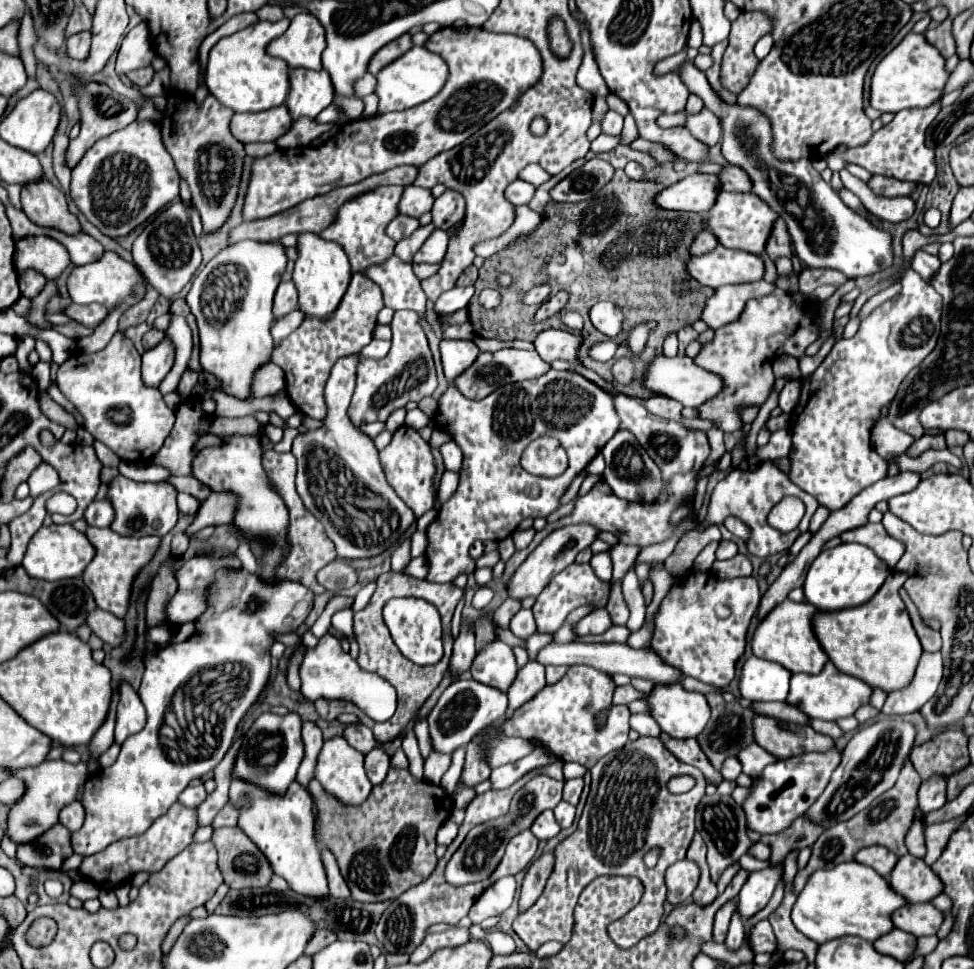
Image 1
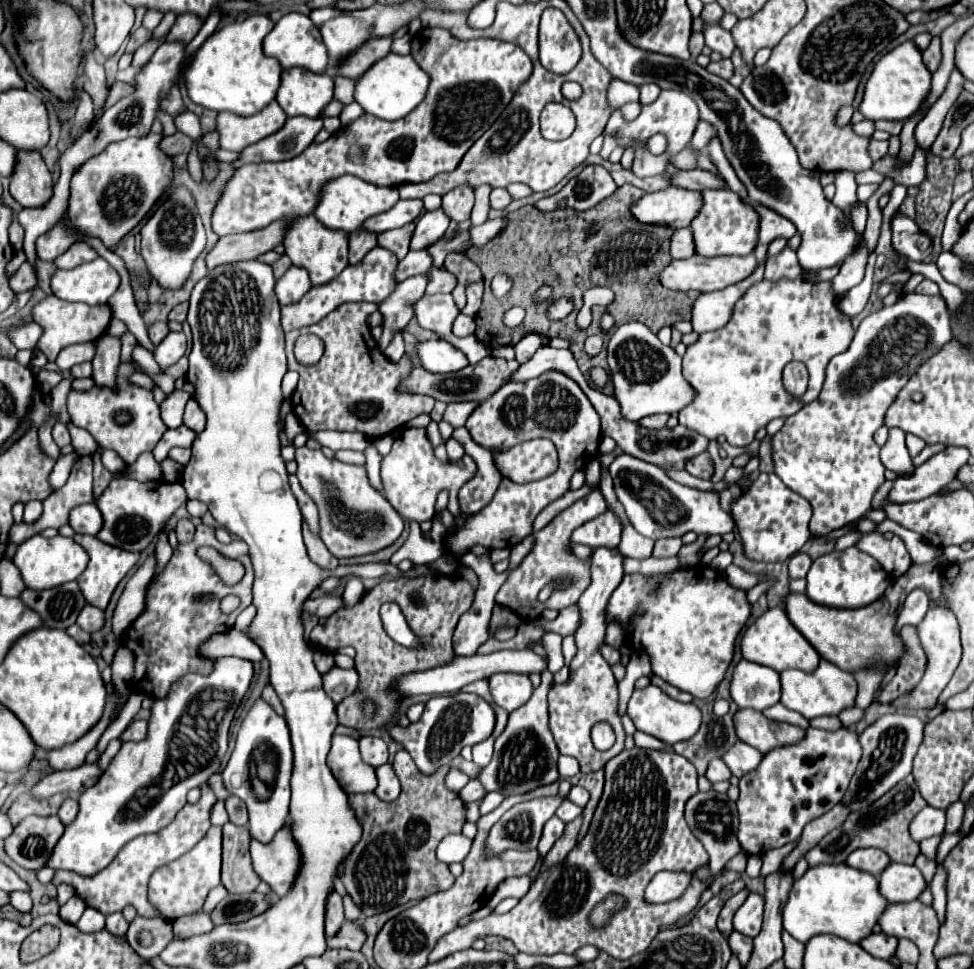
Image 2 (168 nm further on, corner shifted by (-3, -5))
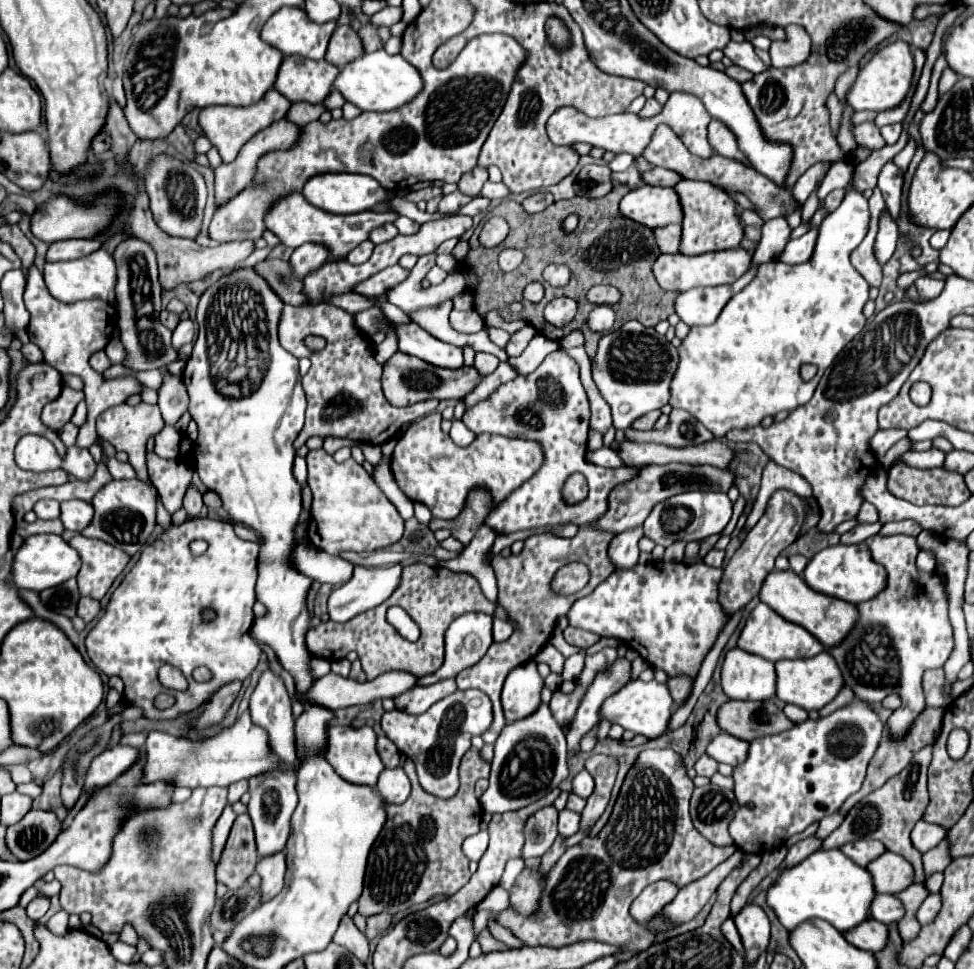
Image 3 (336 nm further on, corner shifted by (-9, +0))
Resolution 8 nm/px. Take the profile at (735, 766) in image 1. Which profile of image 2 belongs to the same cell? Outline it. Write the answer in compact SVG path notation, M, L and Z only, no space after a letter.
M715 758L715 760L711 760L705 776L711 782L723 782L723 780L729 780L733 774L731 774L731 770L727 770L727 764L721 758Z

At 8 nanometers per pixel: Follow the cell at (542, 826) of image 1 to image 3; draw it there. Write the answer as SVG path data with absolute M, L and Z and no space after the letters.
M569 809L559 813L559 835L561 837L571 837L579 831L579 821L581 821L581 813L573 813Z

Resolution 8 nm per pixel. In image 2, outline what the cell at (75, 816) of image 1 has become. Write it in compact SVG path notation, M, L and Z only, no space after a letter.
M67 798L67 800L63 802L63 806L59 808L59 820L61 820L63 824L73 822L73 820L77 818L77 814L79 814L79 804L77 804L77 800Z

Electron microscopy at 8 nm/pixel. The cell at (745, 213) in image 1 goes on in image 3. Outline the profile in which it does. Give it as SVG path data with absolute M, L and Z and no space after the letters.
M681 179L673 189L679 195L683 209L683 221L681 221L683 231L679 253L701 255L709 251L739 247L739 241L743 239L743 225L735 213L733 199L723 189L717 189L715 185L709 185L705 181L689 181L689 179Z

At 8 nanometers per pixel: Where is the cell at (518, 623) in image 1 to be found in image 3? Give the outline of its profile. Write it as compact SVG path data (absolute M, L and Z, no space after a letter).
M497 617L493 619L493 641L497 641L497 643L507 641L511 637L511 633L513 633L513 627L507 621L497 619Z

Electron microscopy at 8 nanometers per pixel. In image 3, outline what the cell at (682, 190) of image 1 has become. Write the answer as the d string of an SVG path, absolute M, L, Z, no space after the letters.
M643 185L639 189L631 189L621 199L619 211L621 215L651 229L681 221L679 197L671 187Z

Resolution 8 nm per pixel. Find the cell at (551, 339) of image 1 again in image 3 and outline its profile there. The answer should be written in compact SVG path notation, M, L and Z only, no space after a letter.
M527 325L527 327L519 329L517 333L513 333L511 339L509 339L509 343L505 345L505 351L509 353L509 357L517 357L529 345L529 341L531 341L533 335L535 335L535 329L531 325Z

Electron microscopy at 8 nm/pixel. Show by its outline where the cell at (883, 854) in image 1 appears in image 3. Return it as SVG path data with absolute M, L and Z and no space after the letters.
M861 839L861 841L853 841L849 845L841 845L841 851L849 859L853 859L857 865L867 867L873 859L877 859L881 853L885 853L885 845L881 845L881 841Z

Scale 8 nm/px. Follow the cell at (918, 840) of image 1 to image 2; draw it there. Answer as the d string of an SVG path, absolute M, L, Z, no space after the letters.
M919 854L919 856L917 856L917 860L915 860L915 866L921 870L921 874L923 874L923 878L925 878L927 882L931 882L931 880L933 880L935 870L937 870L937 862L935 862L935 860L927 858L925 854Z

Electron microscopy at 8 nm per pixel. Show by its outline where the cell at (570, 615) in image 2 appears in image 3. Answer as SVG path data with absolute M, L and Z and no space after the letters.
M649 561L645 565L635 565L631 569L615 569L597 589L577 599L569 611L571 627L581 627L583 631L597 633L601 637L615 637L619 641L629 643L631 649L639 651L643 659L651 665L663 669L667 675L689 675L697 677L697 671L713 647L717 635L729 621L717 601L717 583L721 579L721 569L707 567L705 563L685 565L685 563L665 563L665 561Z

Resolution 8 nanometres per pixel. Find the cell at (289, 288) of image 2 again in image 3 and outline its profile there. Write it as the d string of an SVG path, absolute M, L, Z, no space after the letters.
M301 245L291 255L291 265L297 277L305 277L309 271L319 269L327 261L329 251L325 245Z

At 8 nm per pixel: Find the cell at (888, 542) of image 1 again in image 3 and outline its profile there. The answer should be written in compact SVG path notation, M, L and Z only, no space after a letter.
M873 535L865 543L873 559L887 569L887 587L871 601L857 605L857 623L847 637L839 645L827 649L827 653L837 661L847 687L857 683L857 689L863 689L863 683L877 683L877 689L887 691L887 695L895 693L901 697L903 705L891 713L887 725L893 737L903 737L925 707L921 689L923 673L927 669L943 668L953 651L953 627L947 615L949 599L937 573L917 571L915 559L919 545L915 537Z

